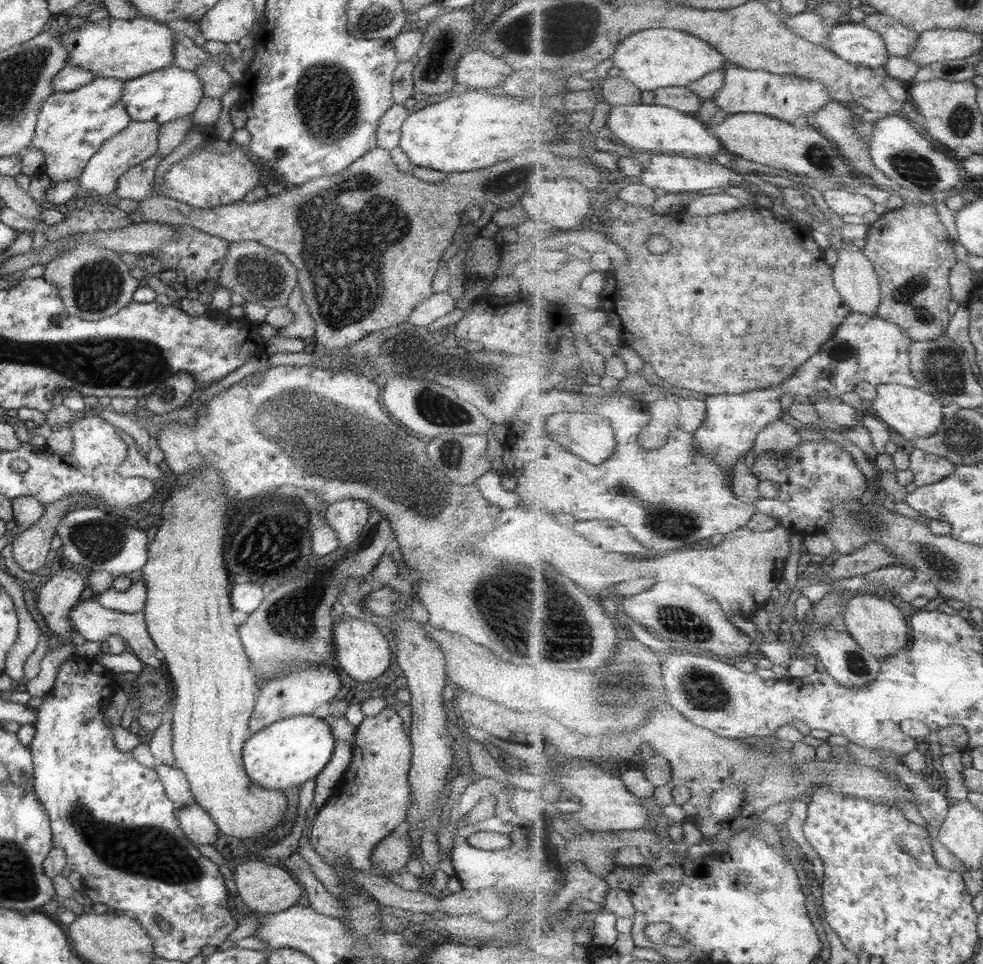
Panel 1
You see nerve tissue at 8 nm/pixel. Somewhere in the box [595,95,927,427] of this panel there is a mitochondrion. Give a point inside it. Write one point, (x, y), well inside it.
(817, 155)

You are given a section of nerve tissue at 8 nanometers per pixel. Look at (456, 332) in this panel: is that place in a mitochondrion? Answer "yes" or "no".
no

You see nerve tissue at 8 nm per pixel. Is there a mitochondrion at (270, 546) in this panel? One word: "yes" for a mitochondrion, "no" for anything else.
yes

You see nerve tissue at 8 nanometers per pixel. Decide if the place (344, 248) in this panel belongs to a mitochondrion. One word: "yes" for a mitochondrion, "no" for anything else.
yes

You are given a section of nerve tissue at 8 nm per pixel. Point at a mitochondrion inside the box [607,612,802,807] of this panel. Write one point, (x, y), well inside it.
(704, 691)

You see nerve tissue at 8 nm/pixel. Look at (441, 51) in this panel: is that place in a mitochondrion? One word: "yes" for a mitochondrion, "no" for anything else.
yes

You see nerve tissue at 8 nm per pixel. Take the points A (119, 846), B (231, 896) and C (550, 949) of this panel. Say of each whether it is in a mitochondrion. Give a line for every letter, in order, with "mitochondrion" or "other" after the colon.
A: mitochondrion
B: other
C: other

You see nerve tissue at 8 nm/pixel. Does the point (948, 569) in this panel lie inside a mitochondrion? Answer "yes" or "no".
yes

